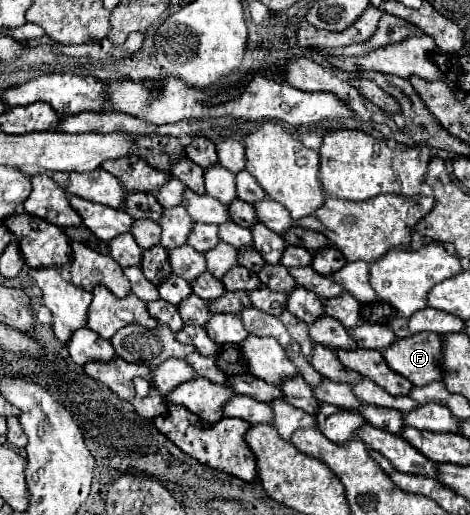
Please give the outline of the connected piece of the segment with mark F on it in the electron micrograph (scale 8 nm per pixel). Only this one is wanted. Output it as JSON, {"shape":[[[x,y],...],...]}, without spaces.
{"shape":[[[427,331],[405,339],[397,337],[393,345],[383,349],[387,365],[413,385],[427,385],[437,379],[441,381],[441,355],[443,339]]]}

